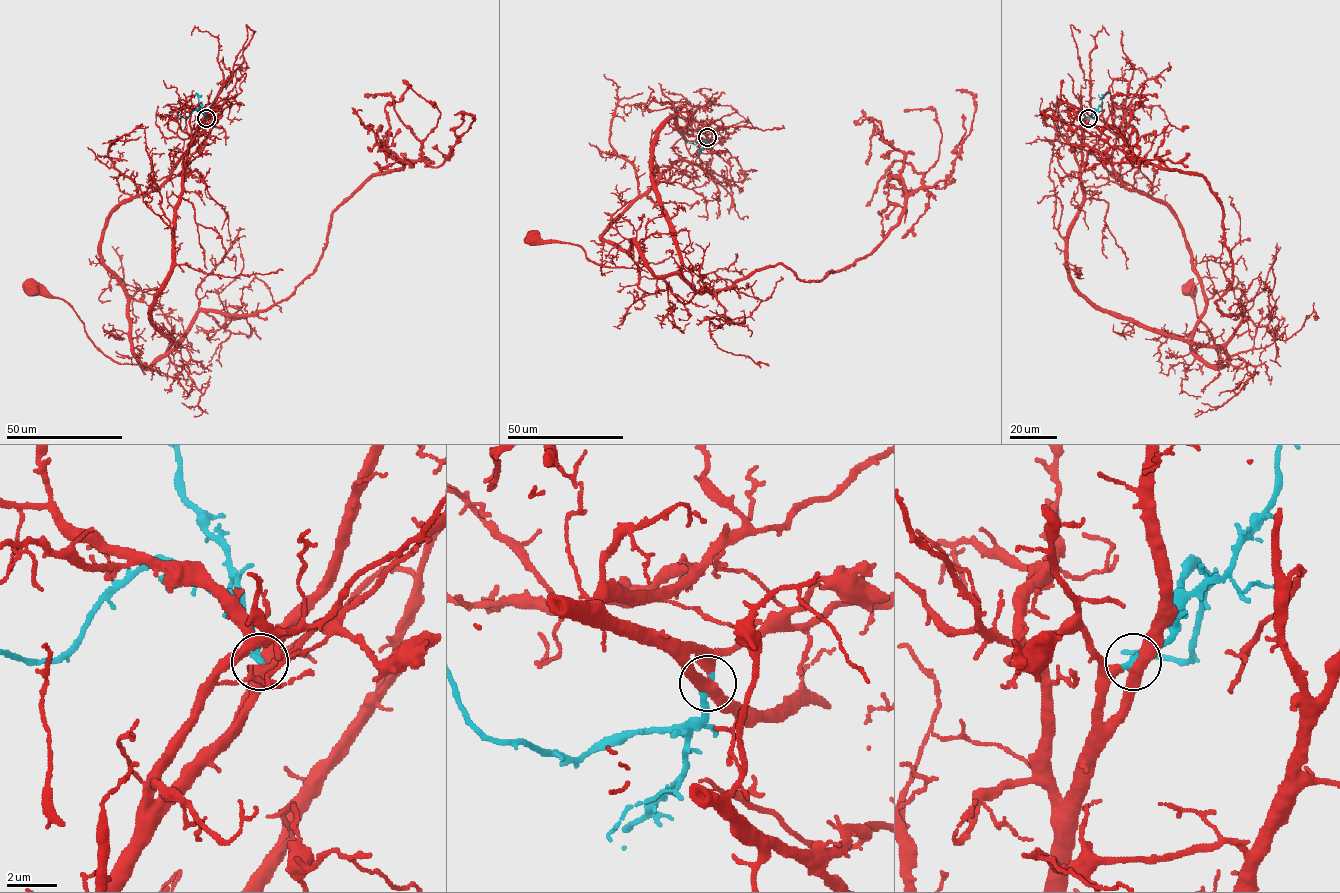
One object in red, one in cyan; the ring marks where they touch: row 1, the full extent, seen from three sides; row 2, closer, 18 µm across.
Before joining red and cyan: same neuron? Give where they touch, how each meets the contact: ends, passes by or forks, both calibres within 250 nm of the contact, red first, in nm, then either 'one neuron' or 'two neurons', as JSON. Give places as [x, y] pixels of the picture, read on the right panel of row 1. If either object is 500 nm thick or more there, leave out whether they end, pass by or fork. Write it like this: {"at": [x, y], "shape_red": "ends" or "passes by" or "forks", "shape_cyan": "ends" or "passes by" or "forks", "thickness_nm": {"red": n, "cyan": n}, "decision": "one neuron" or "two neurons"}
{"at": [1088, 118], "shape_red": "forks", "shape_cyan": "ends", "thickness_nm": {"red": 360, "cyan": 360}, "decision": "one neuron"}

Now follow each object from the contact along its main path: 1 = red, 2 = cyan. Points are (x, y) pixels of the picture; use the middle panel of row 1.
1: (707, 137), (674, 116), (655, 139), (653, 184), (678, 270), (598, 265), (579, 246), (532, 239)
2: (707, 137), (695, 144), (687, 142), (680, 131)

